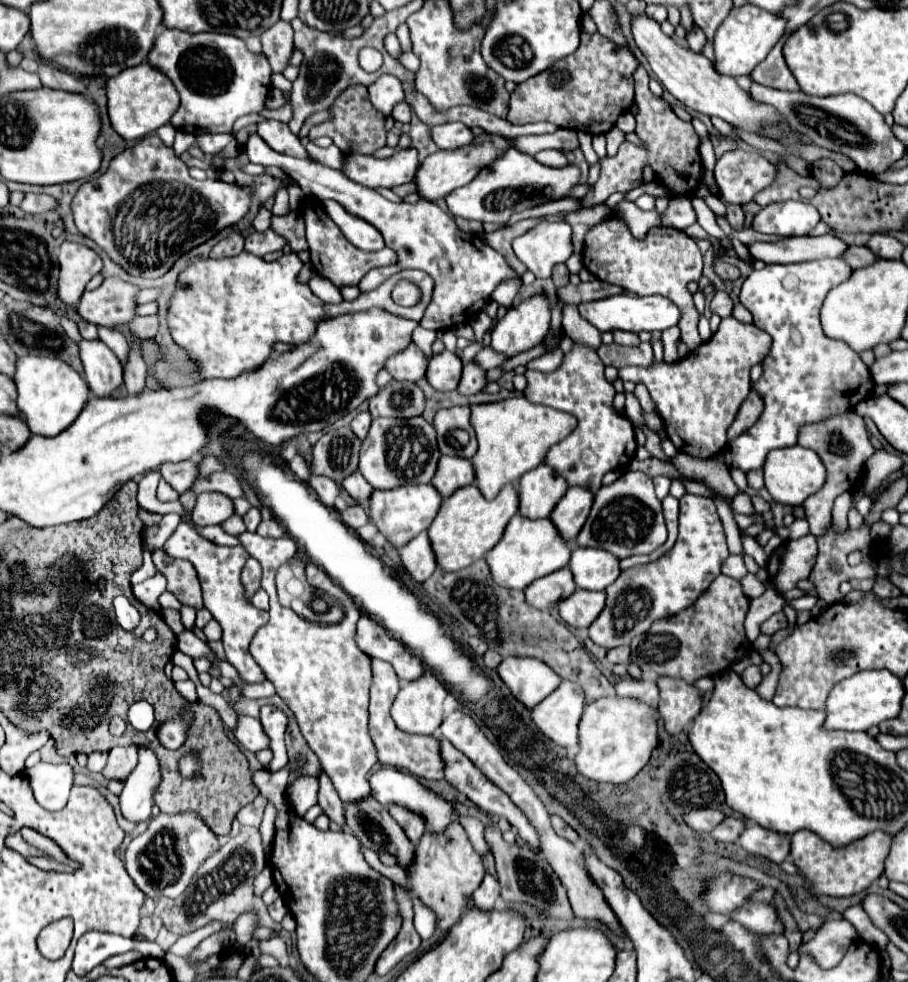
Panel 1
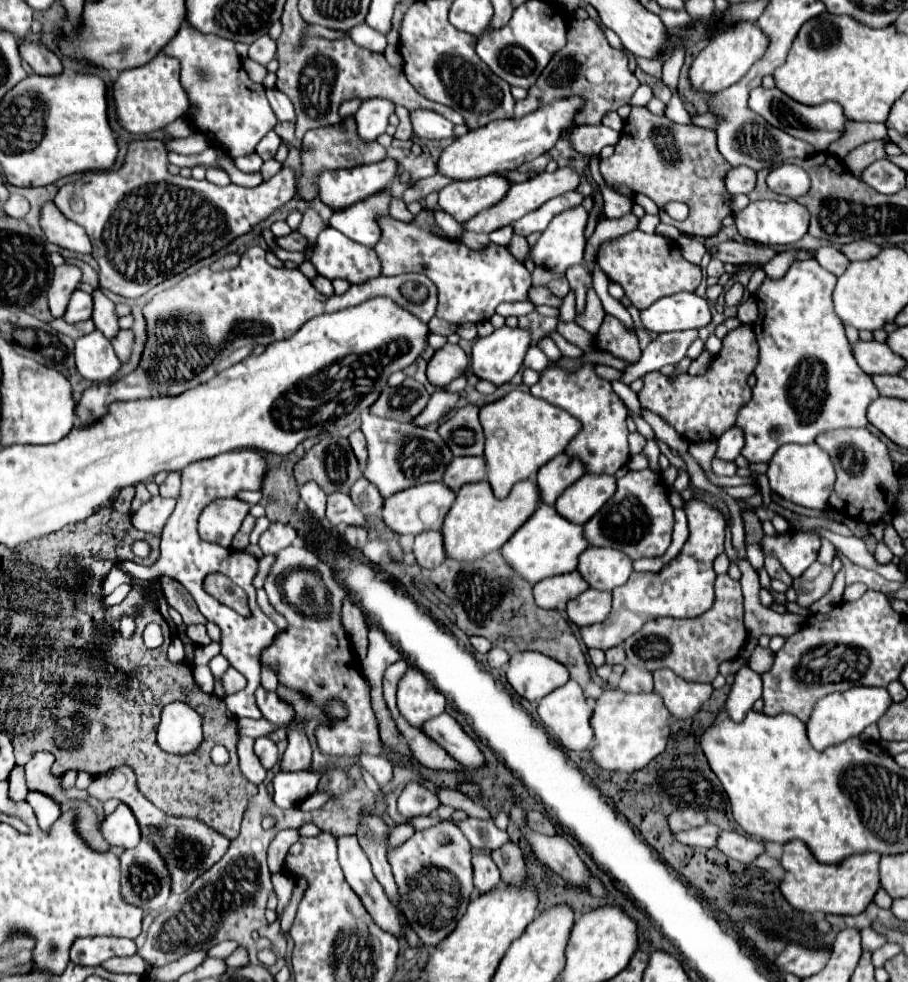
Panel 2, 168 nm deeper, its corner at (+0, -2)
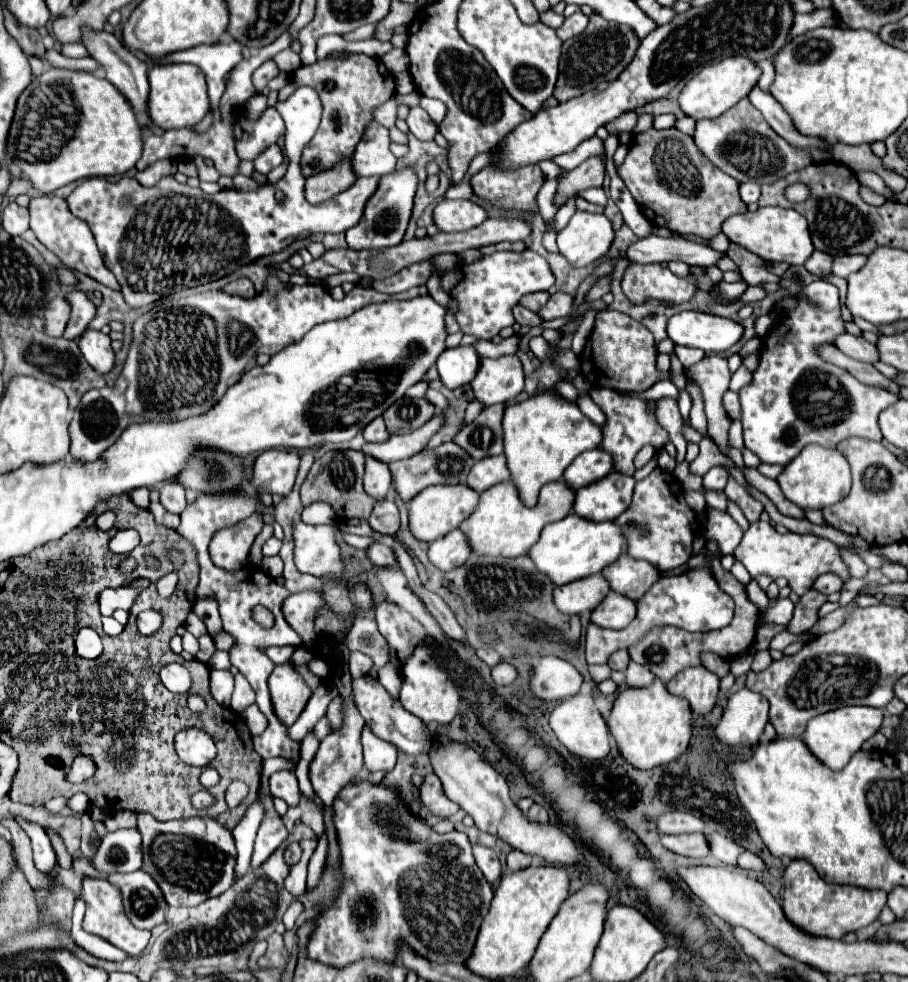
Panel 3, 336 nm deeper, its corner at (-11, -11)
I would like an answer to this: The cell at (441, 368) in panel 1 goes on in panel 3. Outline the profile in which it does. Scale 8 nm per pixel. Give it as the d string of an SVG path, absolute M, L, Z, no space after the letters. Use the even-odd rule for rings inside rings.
M473 346L447 348L437 360L439 378L449 390L469 384L475 378L477 368L479 368L479 356Z

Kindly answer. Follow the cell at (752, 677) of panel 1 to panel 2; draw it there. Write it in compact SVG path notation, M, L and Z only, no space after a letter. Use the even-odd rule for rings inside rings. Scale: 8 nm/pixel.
M742 667L732 683L732 689L726 699L726 711L728 715L740 723L746 715L746 711L752 709L754 701L762 697L762 683L760 675L754 673L750 667Z

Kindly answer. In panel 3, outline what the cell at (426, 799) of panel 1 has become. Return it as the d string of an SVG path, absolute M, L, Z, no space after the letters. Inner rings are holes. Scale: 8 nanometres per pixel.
M367 724L363 726L361 732L361 744L363 744L363 756L365 756L365 768L369 772L377 772L377 770L393 770L395 762L397 762L397 748L391 742L381 740L379 736L375 736L371 732L371 728L367 728Z

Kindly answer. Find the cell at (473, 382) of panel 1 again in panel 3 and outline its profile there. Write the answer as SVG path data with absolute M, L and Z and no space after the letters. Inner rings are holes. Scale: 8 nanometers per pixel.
M435 416L431 418L423 428L411 432L411 434L395 434L391 438L387 438L385 442L379 442L379 444L363 444L361 452L365 456L371 456L383 464L389 464L389 462L395 462L395 460L405 460L405 458L411 458L415 456L417 452L421 452L427 444L427 440L441 428L443 424L443 418L441 416Z

